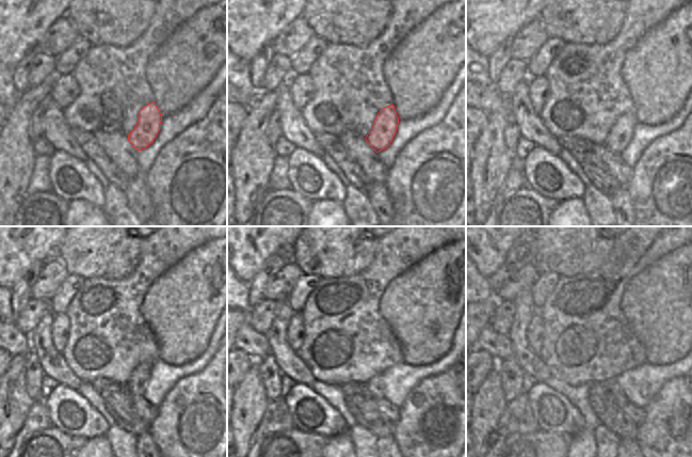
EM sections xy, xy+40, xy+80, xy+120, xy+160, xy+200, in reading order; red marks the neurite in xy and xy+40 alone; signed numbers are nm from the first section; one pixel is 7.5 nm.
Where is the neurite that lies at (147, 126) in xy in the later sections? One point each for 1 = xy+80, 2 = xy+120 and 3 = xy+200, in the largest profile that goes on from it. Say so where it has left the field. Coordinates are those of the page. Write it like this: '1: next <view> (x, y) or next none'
1: next xy+80 (620, 136)
2: next xy+120 (138, 382)
3: next xy+200 (614, 388)

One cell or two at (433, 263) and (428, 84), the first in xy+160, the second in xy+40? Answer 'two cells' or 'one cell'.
one cell

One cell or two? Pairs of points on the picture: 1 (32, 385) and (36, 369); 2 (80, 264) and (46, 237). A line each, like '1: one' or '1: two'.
1: one
2: two

